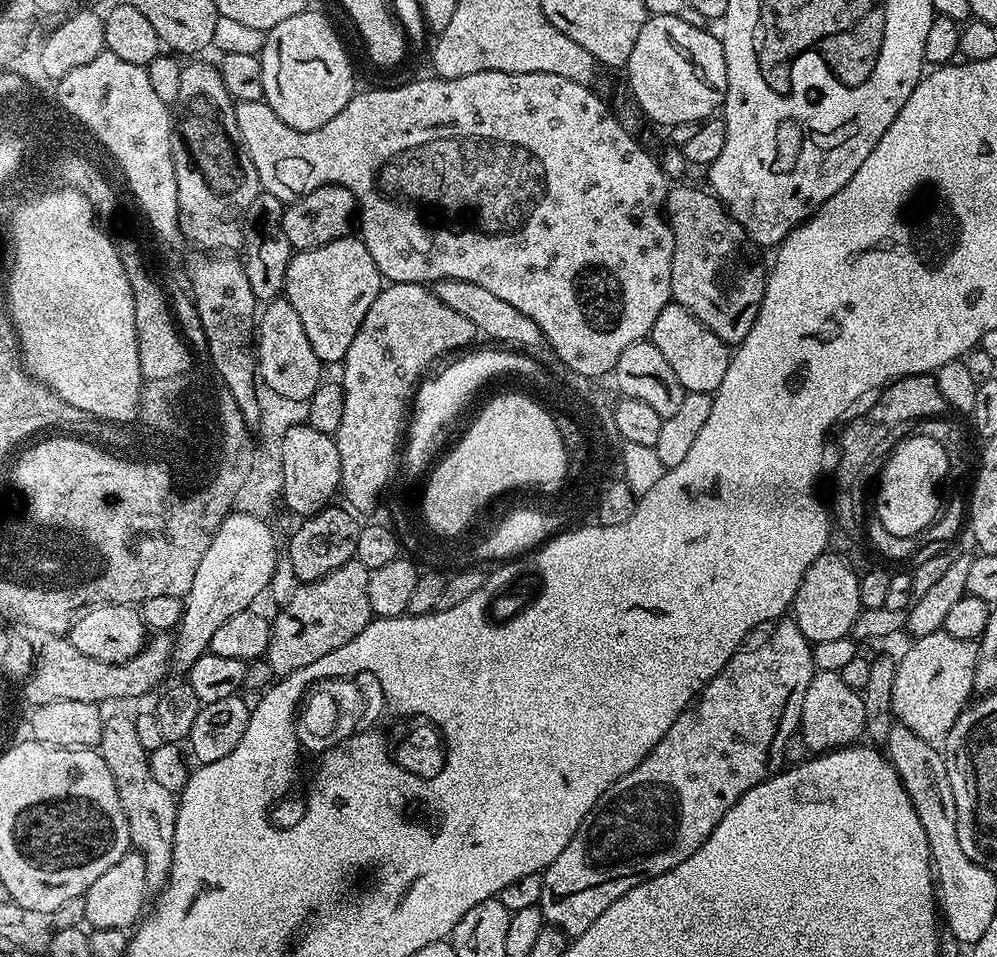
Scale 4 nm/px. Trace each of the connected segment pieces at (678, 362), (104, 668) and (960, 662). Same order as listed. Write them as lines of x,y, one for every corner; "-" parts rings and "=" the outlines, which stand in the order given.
670,302
654,318
654,326
650,333
650,339
654,346
658,346
658,351
662,353
662,358
670,365
670,370
682,382
685,392
706,392
714,394
718,386
722,386
722,378
726,374
726,366
730,359
730,348
702,322
680,304
=
155,636
145,643
138,654
134,654
134,658
121,664
98,662
82,654
82,650
75,648
69,640
65,644
56,644
56,660
52,660
52,656
44,660
40,676
36,676
32,684
28,684
28,697
23,703
35,706
65,700
99,705
100,700
136,700
139,696
146,695
151,688
159,689
165,683
164,675
170,672
173,637
=
942,630
917,636
911,643
896,665
890,699
892,712
899,724
909,727
920,738
940,742
973,697
974,670
980,646
974,640
950,638
950,634

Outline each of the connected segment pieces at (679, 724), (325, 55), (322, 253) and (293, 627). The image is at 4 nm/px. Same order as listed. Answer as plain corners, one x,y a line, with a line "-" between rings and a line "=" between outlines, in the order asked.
781,619
772,630
757,648
737,650
718,675
705,684
695,701
681,712
674,726
662,734
658,746
598,798
566,850
542,873
542,898
538,907
547,923
561,928
569,938
590,930
590,925
611,904
618,902
622,894
658,874
666,874
666,870
674,870
678,862
686,862
710,838
714,826
722,822
722,814
746,790
785,767
783,751
790,736
801,727
803,698
818,665
812,657
813,645
798,630
795,619
=
309,10
302,14
294,14
294,18
286,18
286,22
278,22
264,37
264,49
259,54
262,62
262,90
264,103
268,104
286,126
294,130
309,132
318,130
318,126
326,126
338,110
350,102
357,91
356,76
352,73
352,60
344,49
338,33
332,24
320,12
=
355,235
326,242
326,246
301,248
293,255
290,266
286,266
283,295
298,310
306,338
310,338
310,346
314,346
321,365
339,365
343,361
350,342
354,342
354,334
358,334
358,326
362,326
362,318
366,318
366,310
374,306
381,287
378,266
374,266
374,258
370,258
370,250
366,250
363,240
=
352,559
350,562
338,566
338,570
330,570
330,574
326,574
322,578
295,585
297,588
293,590
292,597
288,600
288,609
278,613
276,620
274,616
271,621
272,633
266,659
276,678
289,676
294,670
302,670
302,666
310,666
310,662
315,662
317,658
330,654
330,650
338,650
338,646
346,646
346,642
350,642
350,638
362,634
364,627
374,618
370,598
366,594
368,573
368,568
362,566
362,562

